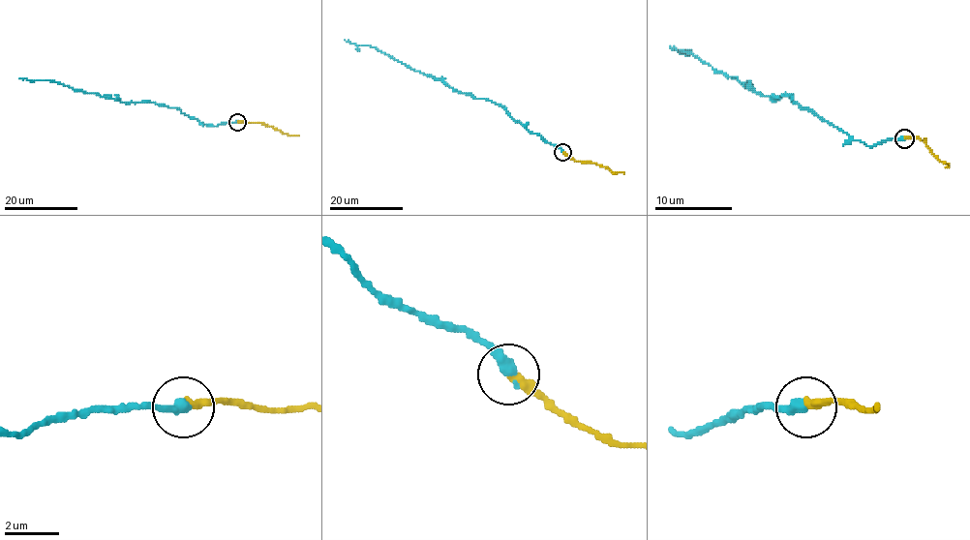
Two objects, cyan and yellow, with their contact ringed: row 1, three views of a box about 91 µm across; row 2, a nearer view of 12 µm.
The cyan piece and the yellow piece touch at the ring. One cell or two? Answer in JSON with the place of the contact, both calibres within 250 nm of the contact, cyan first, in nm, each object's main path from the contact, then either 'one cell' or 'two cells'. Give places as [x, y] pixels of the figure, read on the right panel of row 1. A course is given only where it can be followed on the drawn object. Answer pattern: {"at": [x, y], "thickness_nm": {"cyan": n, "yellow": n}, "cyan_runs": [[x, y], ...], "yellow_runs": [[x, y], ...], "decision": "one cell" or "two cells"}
{"at": [904, 138], "thickness_nm": {"cyan": 400, "yellow": 320}, "cyan_runs": [[904, 138], [866, 146], [791, 98], [754, 92], [736, 76], [670, 45]], "yellow_runs": [[904, 138], [924, 138], [933, 154], [949, 167]], "decision": "one cell"}

